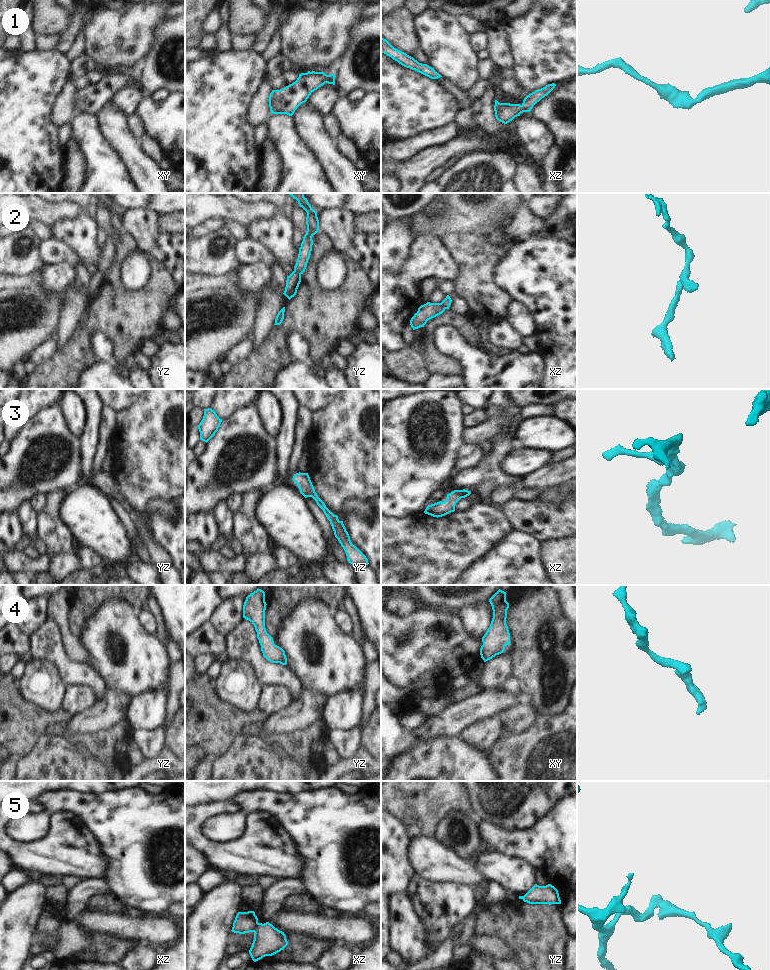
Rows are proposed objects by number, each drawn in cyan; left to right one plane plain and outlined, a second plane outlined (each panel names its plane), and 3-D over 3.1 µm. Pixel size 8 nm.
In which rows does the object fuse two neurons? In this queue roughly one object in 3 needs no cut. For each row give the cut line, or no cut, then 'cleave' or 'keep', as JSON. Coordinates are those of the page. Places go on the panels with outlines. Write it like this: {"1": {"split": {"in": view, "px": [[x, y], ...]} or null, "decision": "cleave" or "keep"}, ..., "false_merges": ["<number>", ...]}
{"1": {"split": null, "decision": "keep"}, "2": {"split": {"in": "yz", "px": [[294, 268], [300, 274]]}, "decision": "cleave"}, "3": {"split": null, "decision": "keep"}, "4": {"split": null, "decision": "keep"}, "5": {"split": {"in": "xz", "px": [[257, 922], [253, 931]]}, "decision": "cleave"}, "false_merges": ["2", "5"]}

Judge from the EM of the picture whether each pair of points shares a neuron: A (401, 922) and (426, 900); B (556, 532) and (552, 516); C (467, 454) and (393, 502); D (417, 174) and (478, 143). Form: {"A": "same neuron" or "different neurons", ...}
{"A": "different neurons", "B": "same neuron", "C": "different neurons", "D": "same neuron"}

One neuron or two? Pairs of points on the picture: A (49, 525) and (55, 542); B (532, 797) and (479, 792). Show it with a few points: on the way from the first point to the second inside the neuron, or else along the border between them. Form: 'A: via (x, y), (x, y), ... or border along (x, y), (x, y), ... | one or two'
A: via (49, 529), (48, 532), (54, 538) | one
B: via (519, 792), (492, 792) | one

